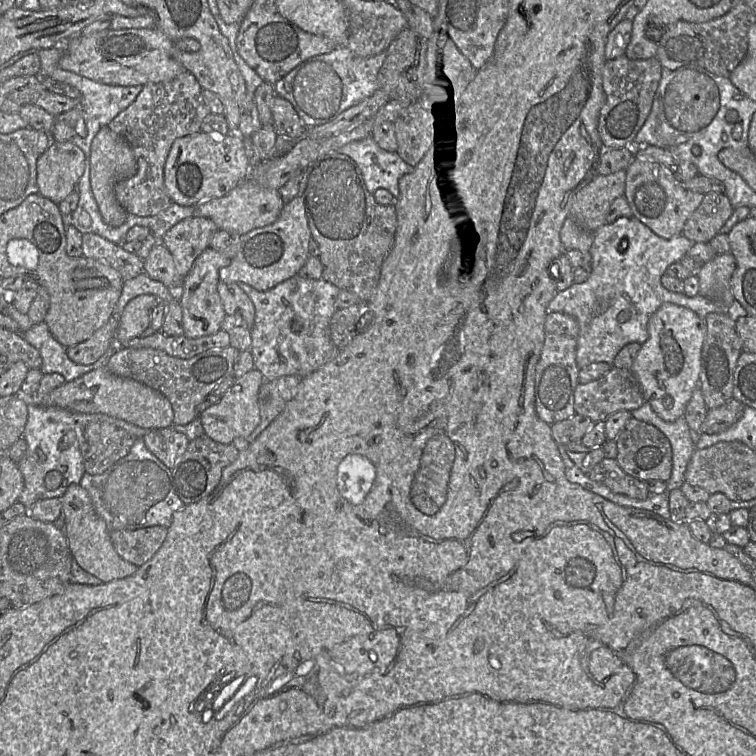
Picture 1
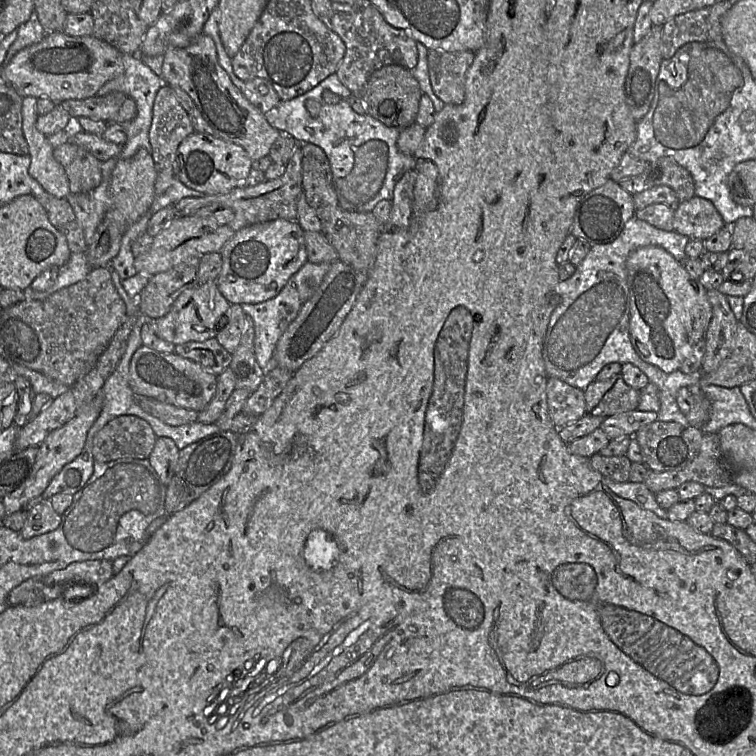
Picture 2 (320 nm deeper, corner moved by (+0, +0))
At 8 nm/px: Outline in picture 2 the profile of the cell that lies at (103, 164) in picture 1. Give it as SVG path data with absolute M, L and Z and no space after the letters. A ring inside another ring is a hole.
M139 149L133 157L128 159L117 158L109 184L111 207L105 213L94 233L92 242L84 252L91 268L108 266L118 254L122 237L129 226L150 211L156 195L156 178L154 160L146 149Z

